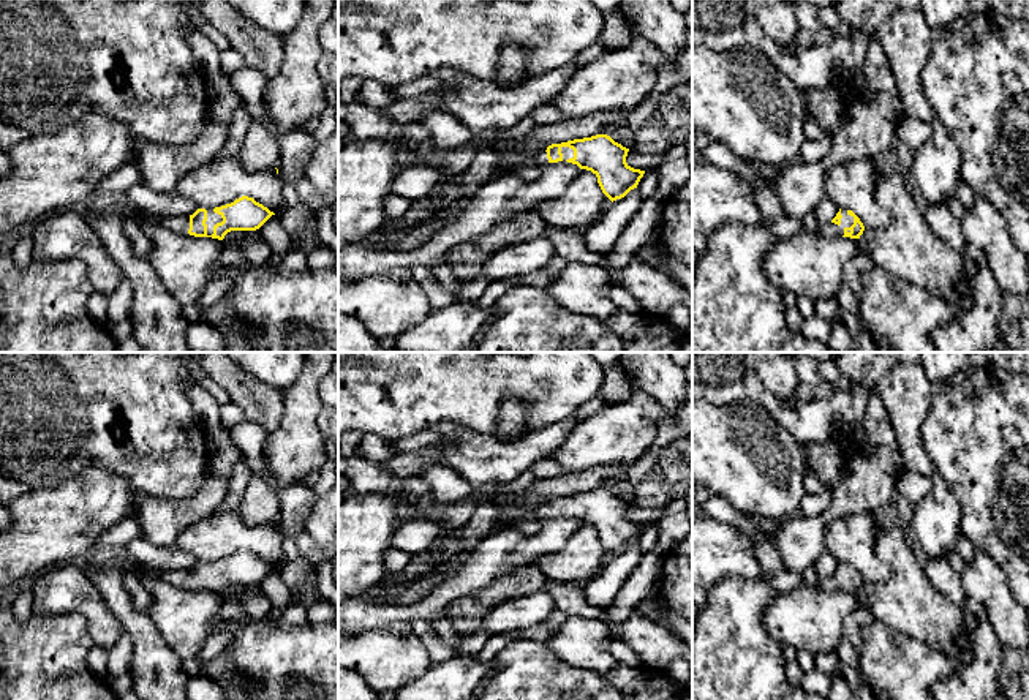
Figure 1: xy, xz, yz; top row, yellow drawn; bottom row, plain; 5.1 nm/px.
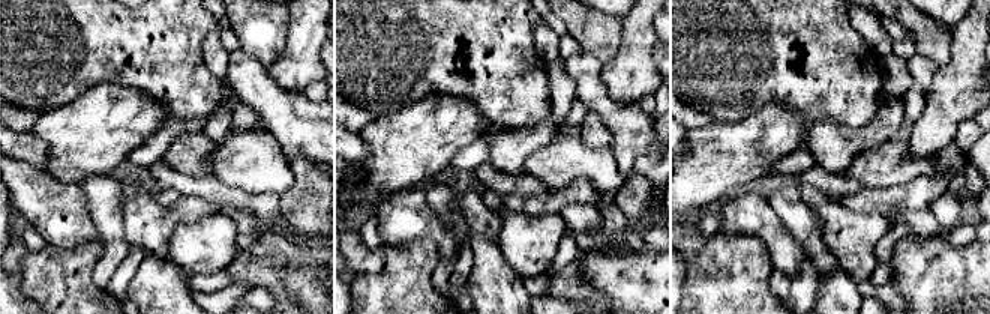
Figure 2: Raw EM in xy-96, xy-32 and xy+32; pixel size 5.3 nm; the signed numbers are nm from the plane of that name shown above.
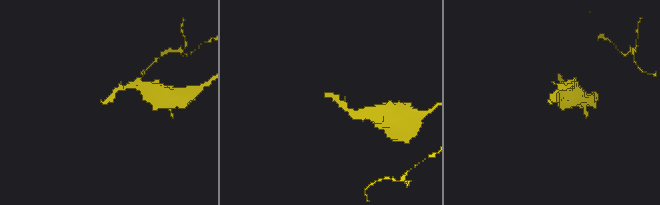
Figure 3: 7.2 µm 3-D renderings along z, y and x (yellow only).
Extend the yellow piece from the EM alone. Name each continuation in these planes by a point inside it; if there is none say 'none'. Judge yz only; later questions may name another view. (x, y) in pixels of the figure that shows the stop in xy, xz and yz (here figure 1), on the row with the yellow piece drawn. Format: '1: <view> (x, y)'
1: yz (827, 229)

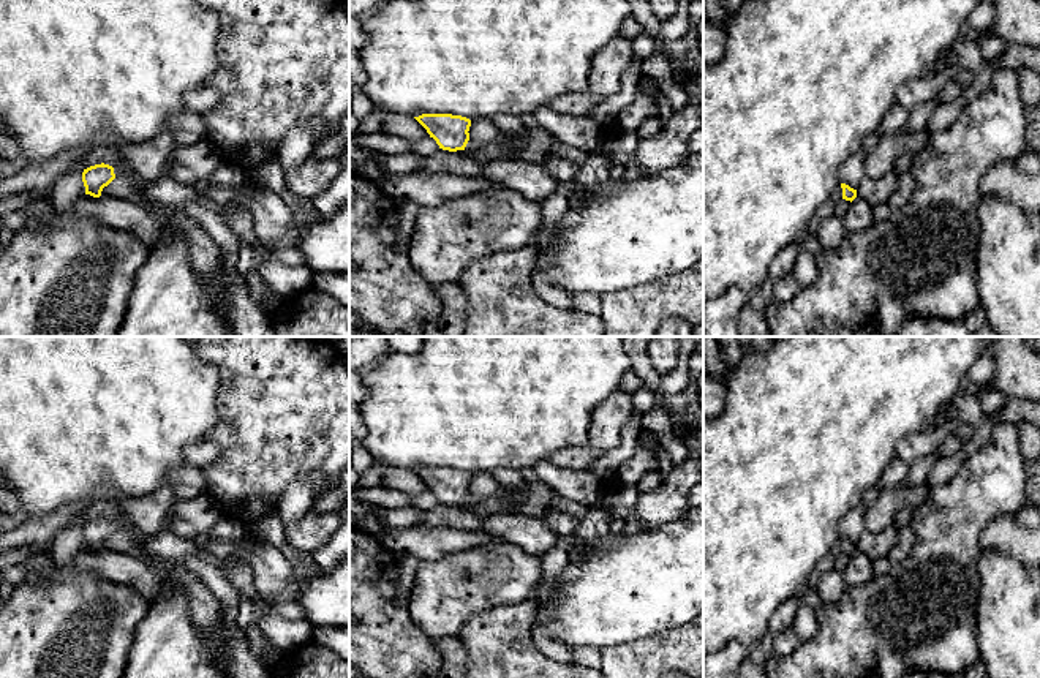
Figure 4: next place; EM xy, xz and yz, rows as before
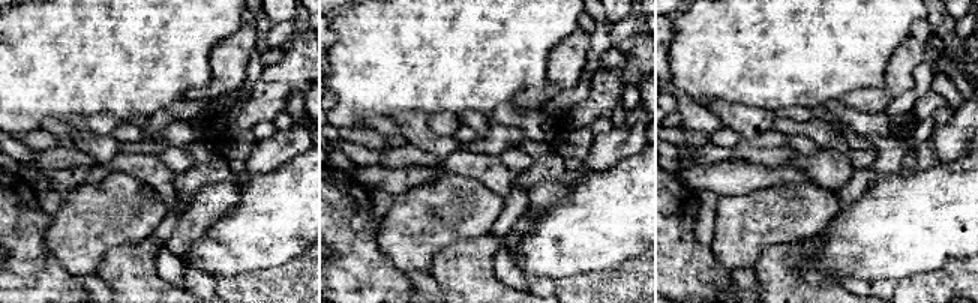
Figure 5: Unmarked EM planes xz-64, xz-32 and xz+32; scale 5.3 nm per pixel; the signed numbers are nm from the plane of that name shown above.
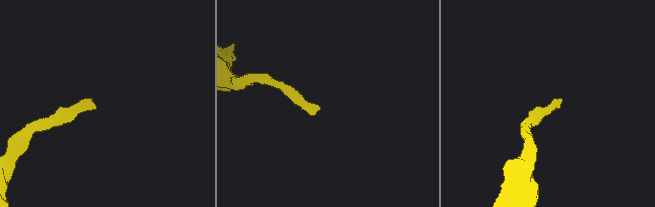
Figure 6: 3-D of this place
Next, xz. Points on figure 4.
1: xz (493, 150)

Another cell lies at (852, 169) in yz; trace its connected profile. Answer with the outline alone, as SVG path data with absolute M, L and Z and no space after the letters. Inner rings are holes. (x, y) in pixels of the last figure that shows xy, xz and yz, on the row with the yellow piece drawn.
M858 150L852 155L849 155L841 168L839 168L839 180L841 183L849 185L850 188L857 190L861 179L865 177L865 158L866 155Z

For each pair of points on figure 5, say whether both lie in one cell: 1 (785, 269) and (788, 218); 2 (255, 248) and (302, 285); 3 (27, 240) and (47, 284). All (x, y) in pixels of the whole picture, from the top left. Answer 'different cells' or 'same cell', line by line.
1: different cells
2: different cells
3: same cell

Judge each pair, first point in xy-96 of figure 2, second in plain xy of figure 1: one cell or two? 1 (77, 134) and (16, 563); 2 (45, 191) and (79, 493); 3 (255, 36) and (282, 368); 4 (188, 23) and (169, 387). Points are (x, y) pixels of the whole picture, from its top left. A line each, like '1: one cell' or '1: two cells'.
1: one cell
2: two cells
3: two cells
4: one cell

